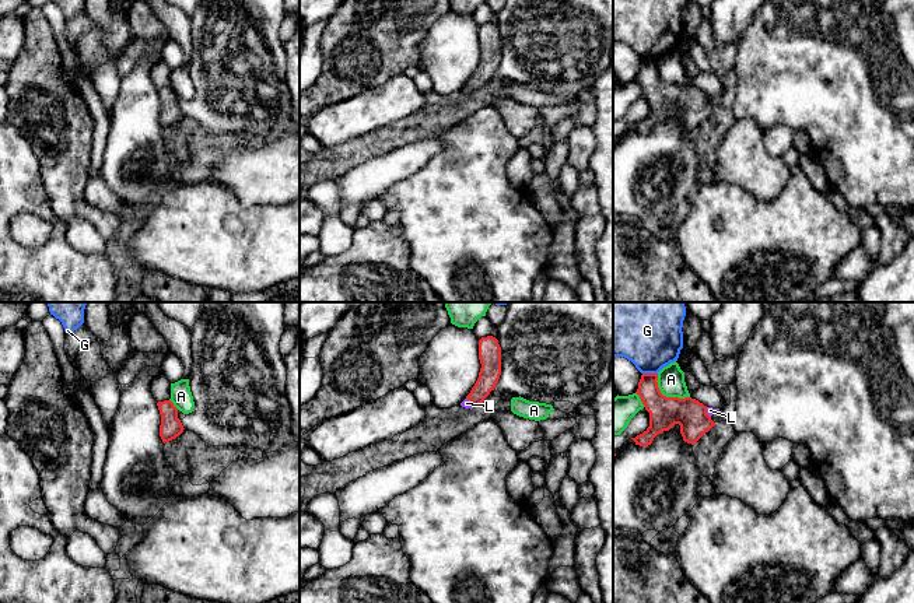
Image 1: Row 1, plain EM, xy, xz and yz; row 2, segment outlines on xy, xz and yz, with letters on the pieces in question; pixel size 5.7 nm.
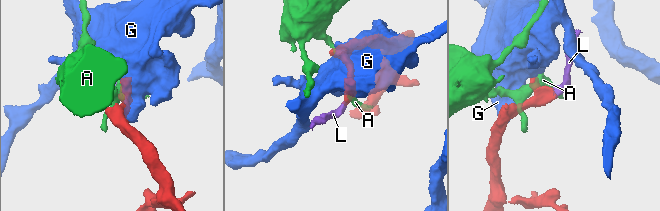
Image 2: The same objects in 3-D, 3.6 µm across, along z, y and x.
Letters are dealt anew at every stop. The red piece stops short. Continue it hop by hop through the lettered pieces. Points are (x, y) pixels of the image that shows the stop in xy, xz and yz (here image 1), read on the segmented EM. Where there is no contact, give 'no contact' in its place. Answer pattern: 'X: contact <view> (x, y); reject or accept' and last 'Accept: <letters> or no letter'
A: contact yz (665, 396); reject
G: contact yz (650, 374); reject
L: contact xz (470, 400); accept
Accept: L

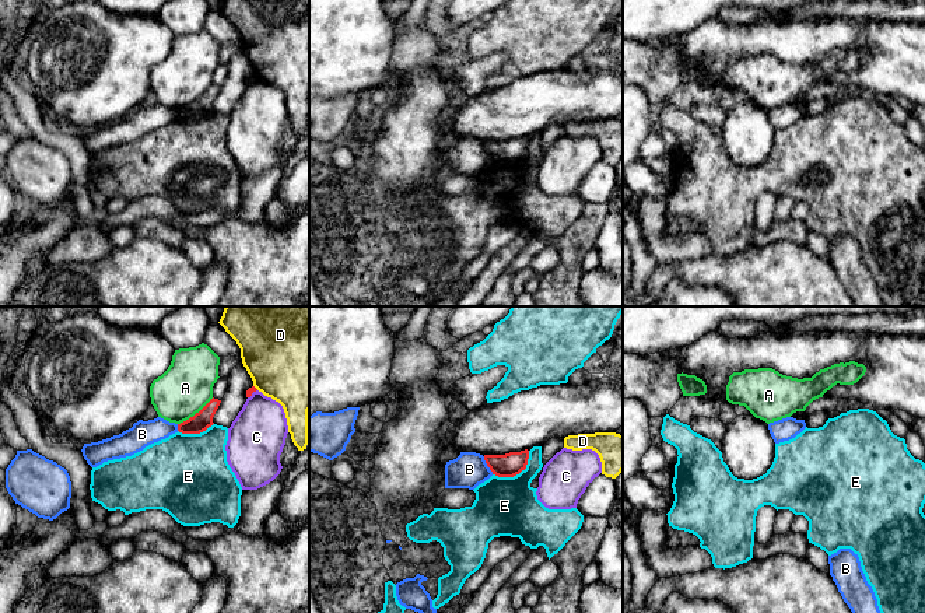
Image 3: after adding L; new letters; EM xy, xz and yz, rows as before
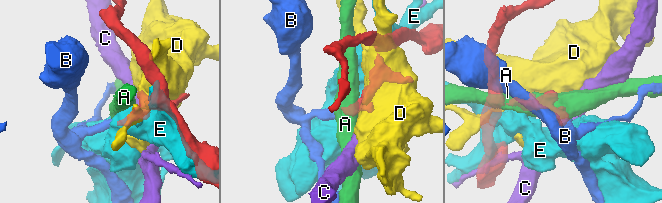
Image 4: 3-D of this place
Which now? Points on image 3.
A: contact xy (196, 413); reject
B: contact xz (487, 465); reject
C: contact xy (252, 392); reject
D: contact xy (255, 388); reject
E: contact xz (517, 473); reject
Accept: no letter

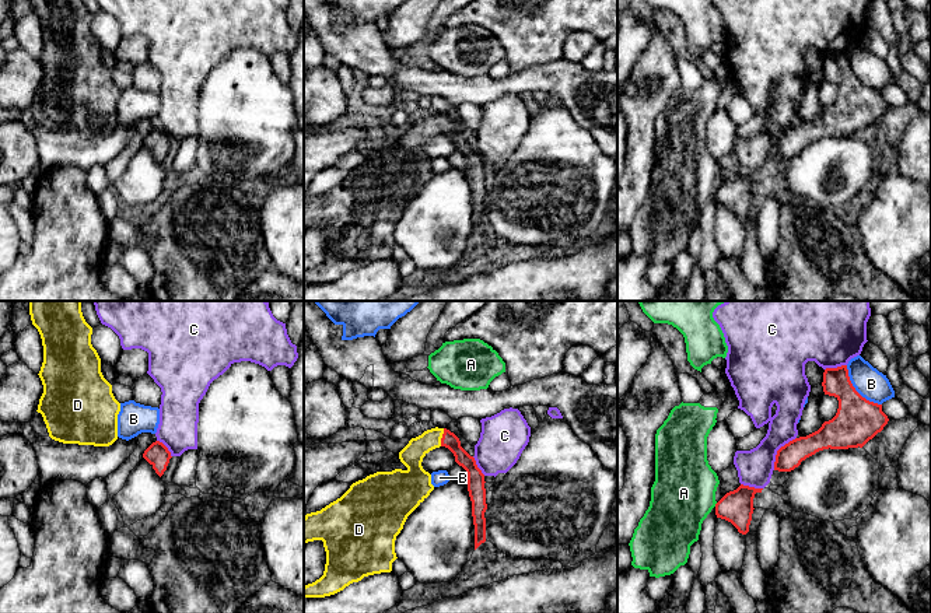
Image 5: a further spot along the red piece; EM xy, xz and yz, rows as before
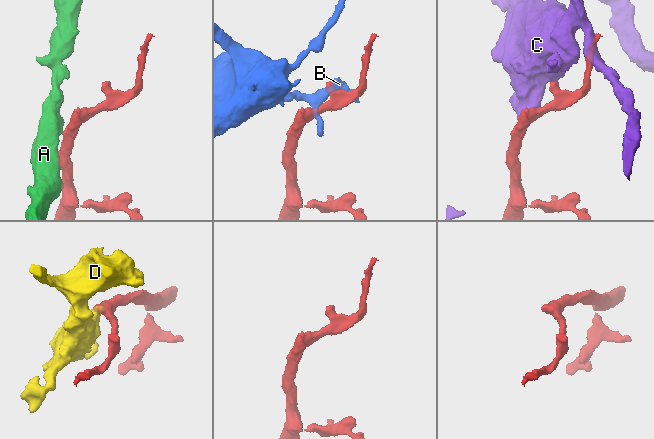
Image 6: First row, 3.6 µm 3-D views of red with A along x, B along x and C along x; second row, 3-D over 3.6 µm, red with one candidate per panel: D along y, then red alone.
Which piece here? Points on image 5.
A: contact yz (716, 504); reject
B: contact yz (856, 391); reject
C: contact yz (777, 451); reject
D: contact xz (443, 437); accept
Accept: D

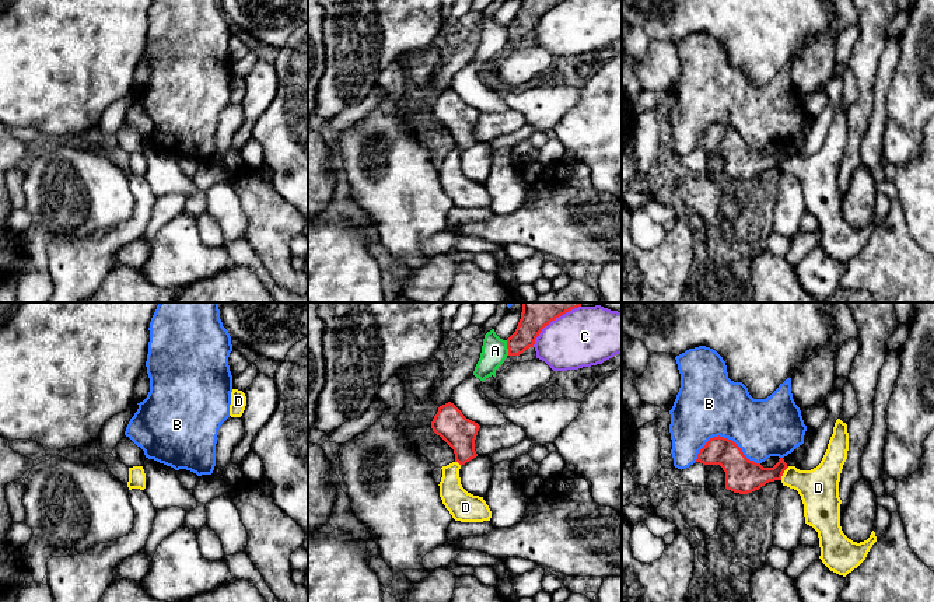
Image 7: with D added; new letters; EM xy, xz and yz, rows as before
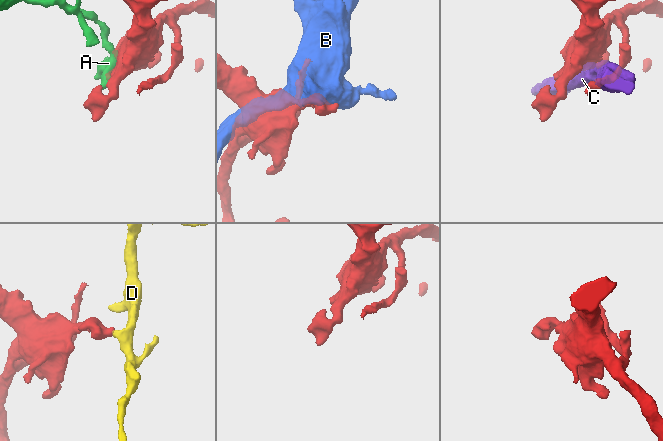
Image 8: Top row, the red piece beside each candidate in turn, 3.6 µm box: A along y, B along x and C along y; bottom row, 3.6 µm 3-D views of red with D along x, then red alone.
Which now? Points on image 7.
A: contact xz (507, 347); reject
B: contact yz (726, 438); reject
C: contact xz (552, 319); reject
D: contact yz (783, 472); reject
Accept: no letter

